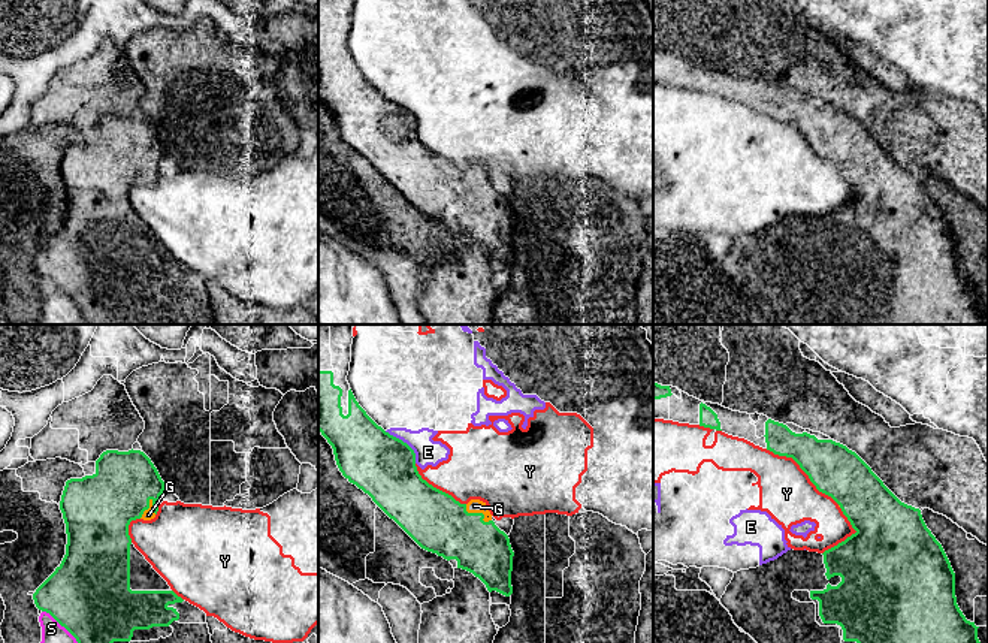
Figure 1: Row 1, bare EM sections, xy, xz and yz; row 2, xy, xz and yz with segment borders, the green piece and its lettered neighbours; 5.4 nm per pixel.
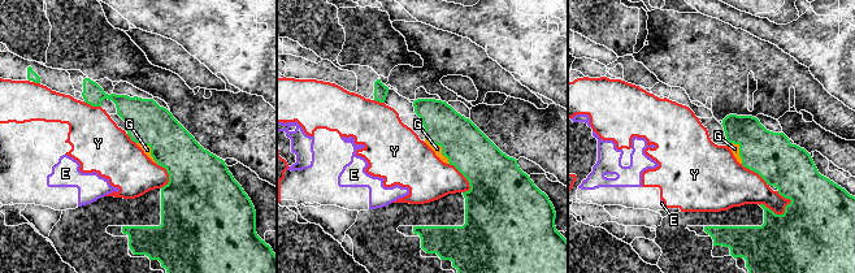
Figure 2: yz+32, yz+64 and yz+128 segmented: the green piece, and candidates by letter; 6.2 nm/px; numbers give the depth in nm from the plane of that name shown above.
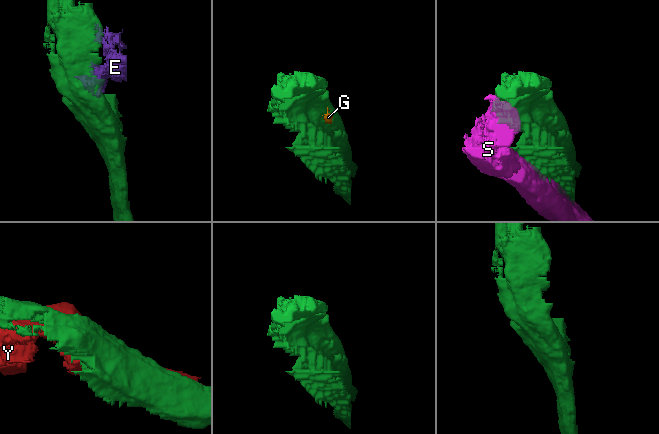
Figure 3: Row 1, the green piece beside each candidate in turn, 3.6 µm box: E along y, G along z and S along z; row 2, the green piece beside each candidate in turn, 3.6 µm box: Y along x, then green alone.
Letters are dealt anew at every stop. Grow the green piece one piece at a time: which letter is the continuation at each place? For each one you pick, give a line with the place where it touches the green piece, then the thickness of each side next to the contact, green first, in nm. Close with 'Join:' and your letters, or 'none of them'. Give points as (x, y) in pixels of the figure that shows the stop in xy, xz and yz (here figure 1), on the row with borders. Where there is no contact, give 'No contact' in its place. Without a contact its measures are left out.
G: Touches green at xz (479, 513). Thickness 320 nm (green) against 80 nm
Join: G

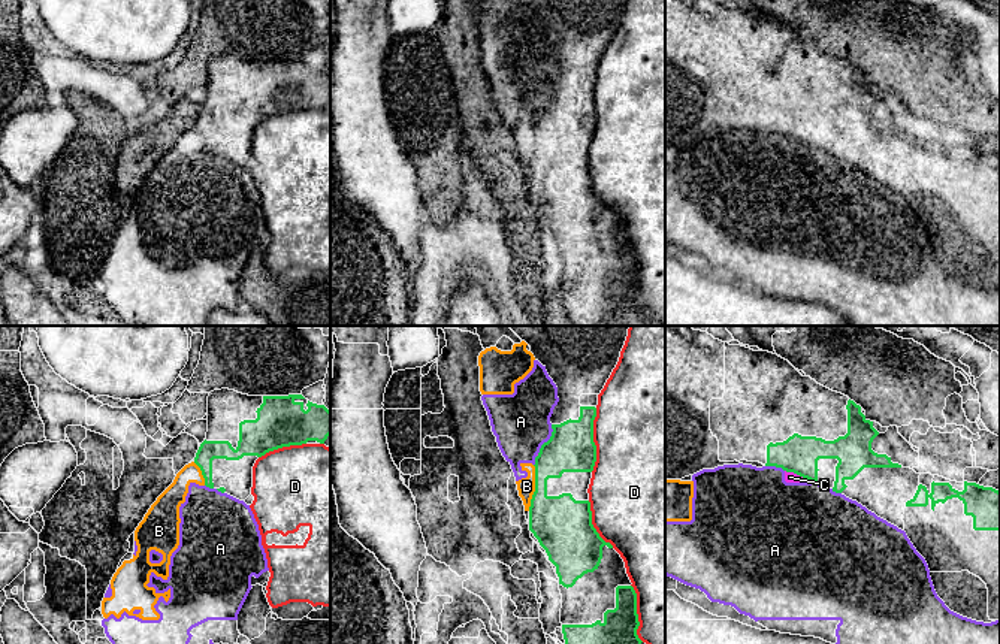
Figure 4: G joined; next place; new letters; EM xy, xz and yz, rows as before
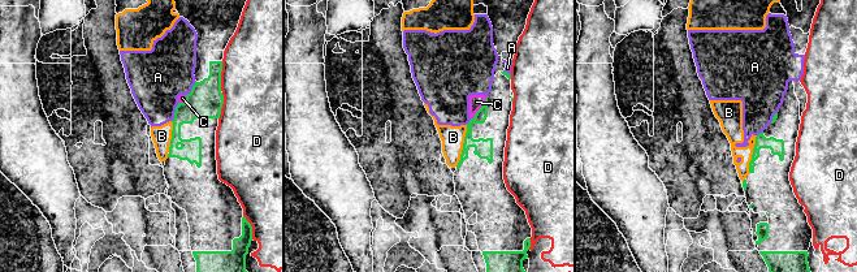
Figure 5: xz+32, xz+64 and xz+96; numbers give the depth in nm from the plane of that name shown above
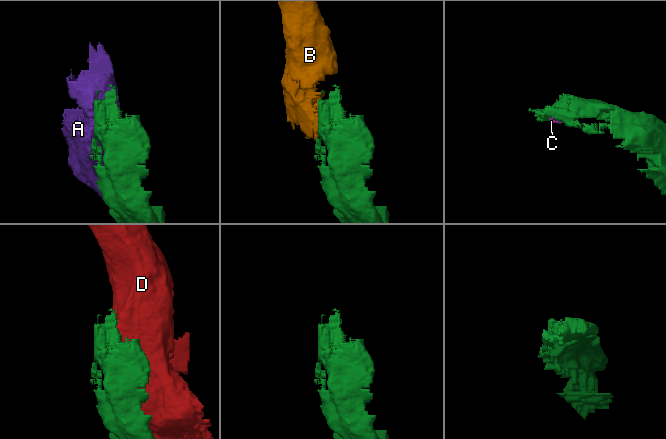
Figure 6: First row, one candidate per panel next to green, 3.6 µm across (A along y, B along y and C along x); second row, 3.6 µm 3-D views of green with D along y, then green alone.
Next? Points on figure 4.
Join: none of them

